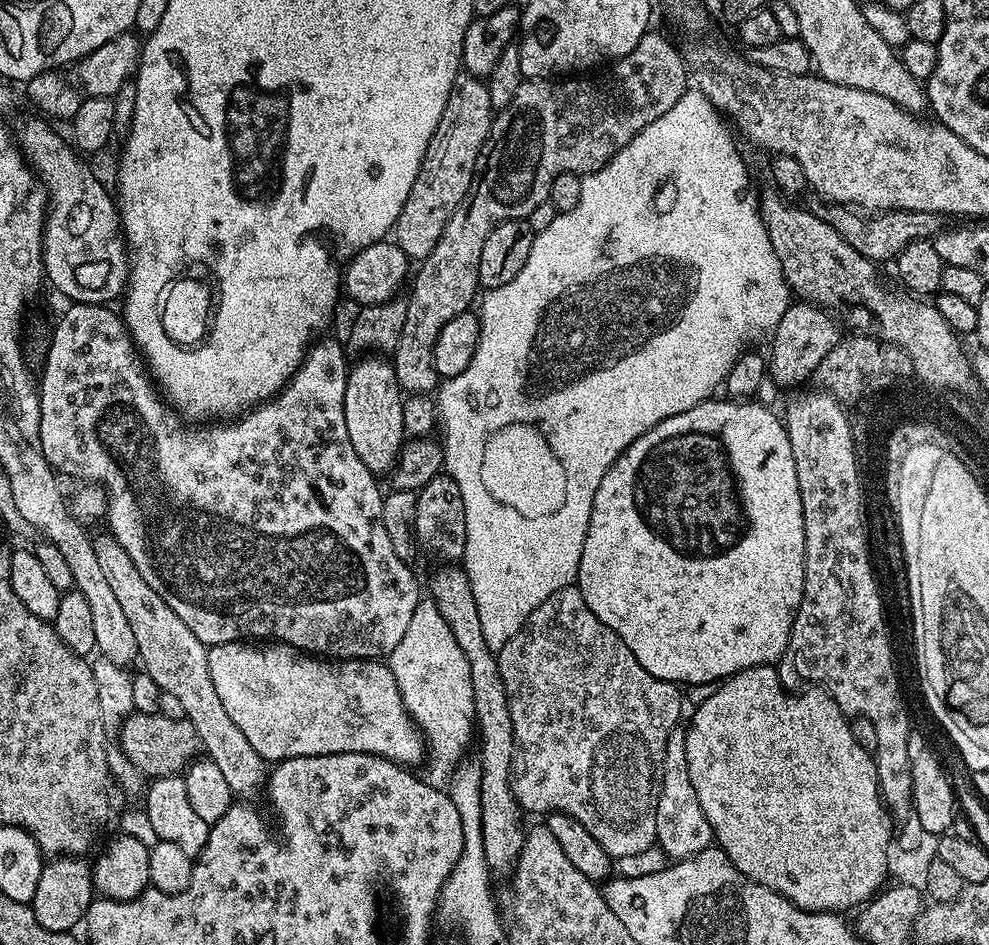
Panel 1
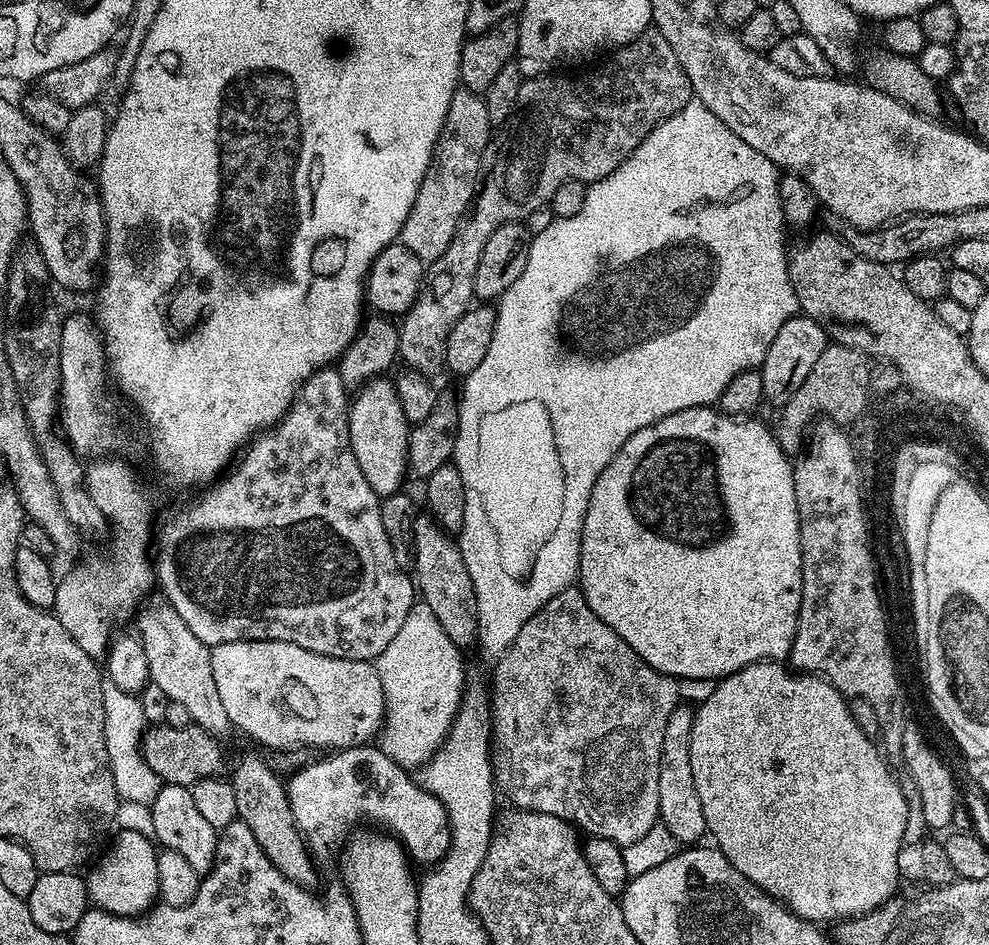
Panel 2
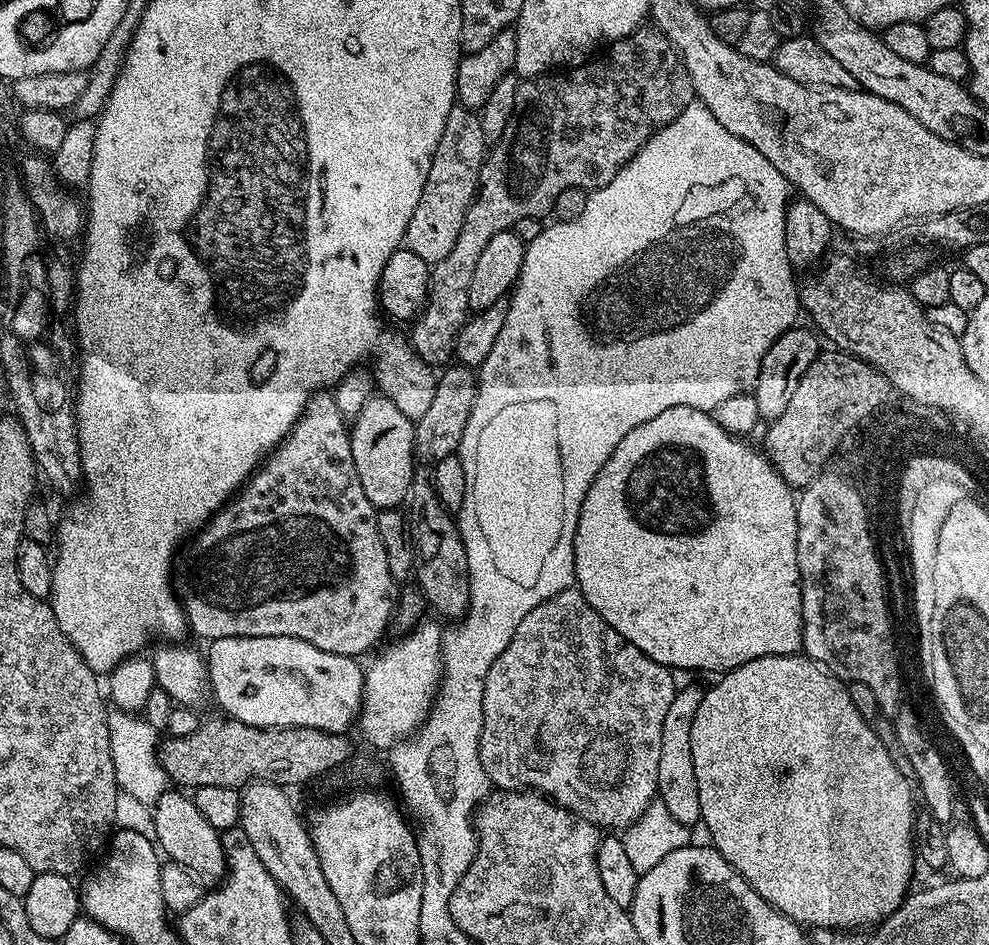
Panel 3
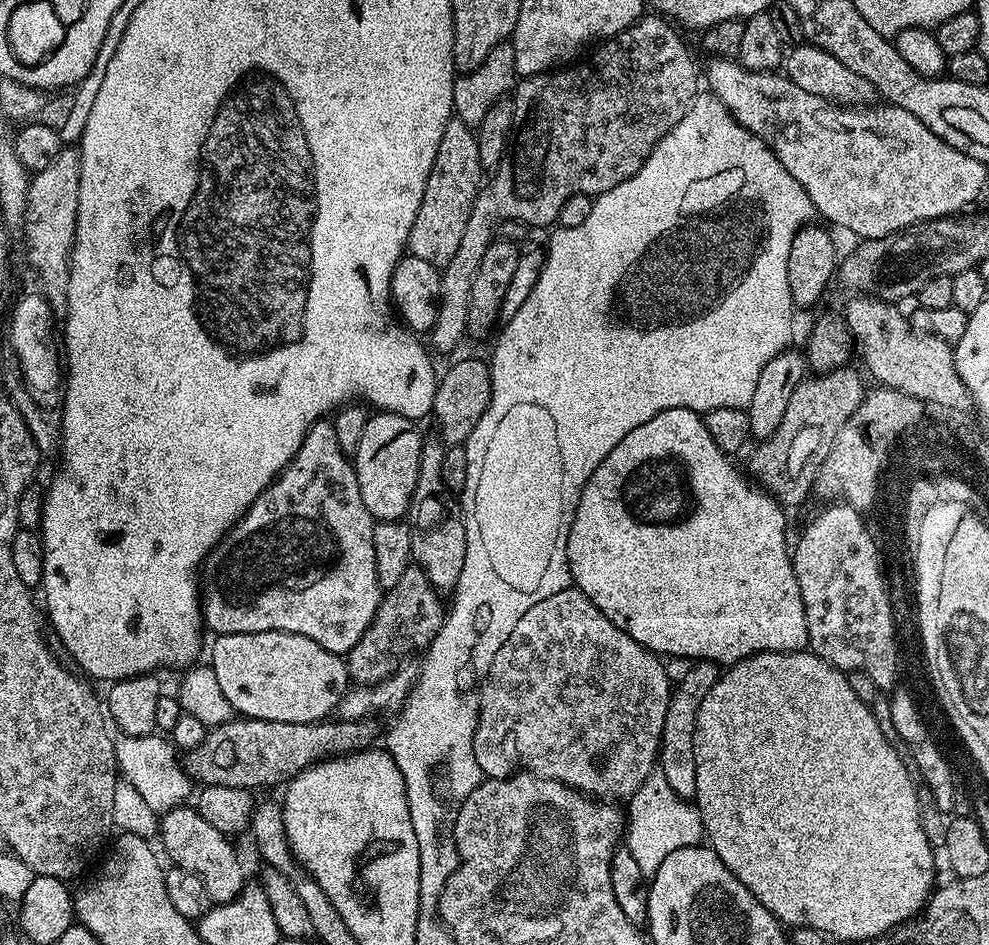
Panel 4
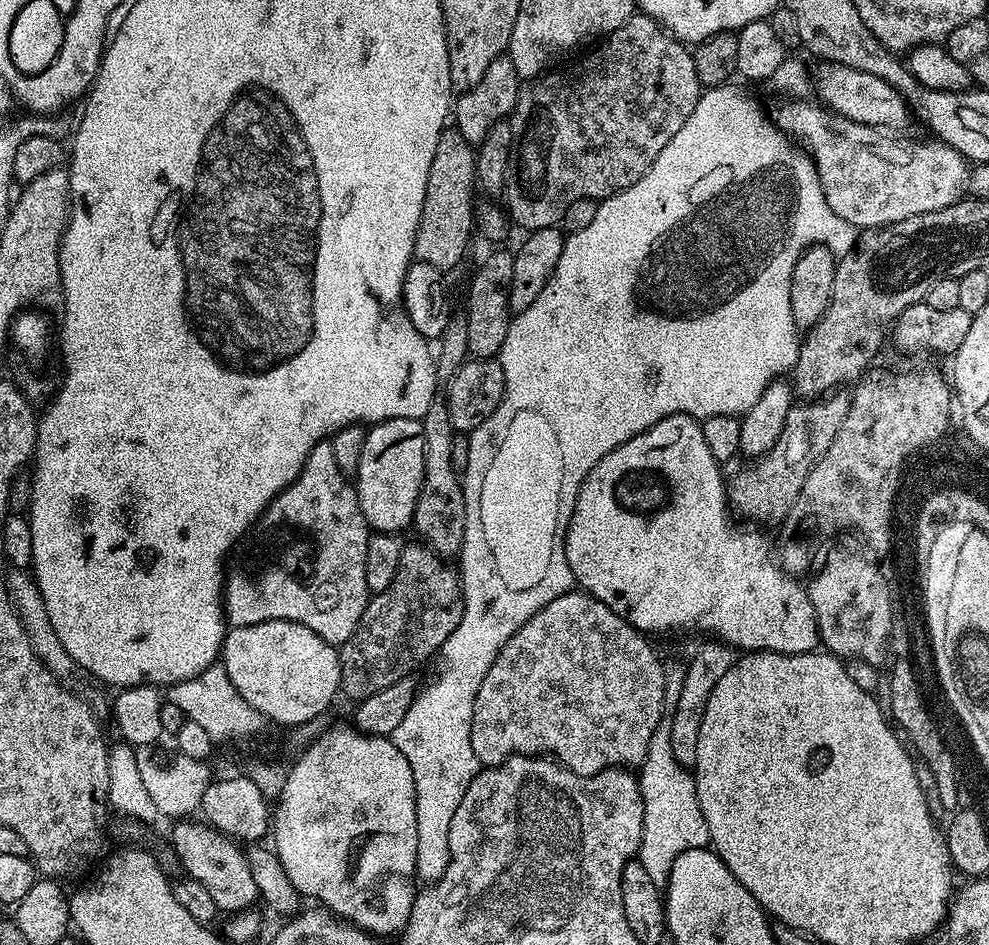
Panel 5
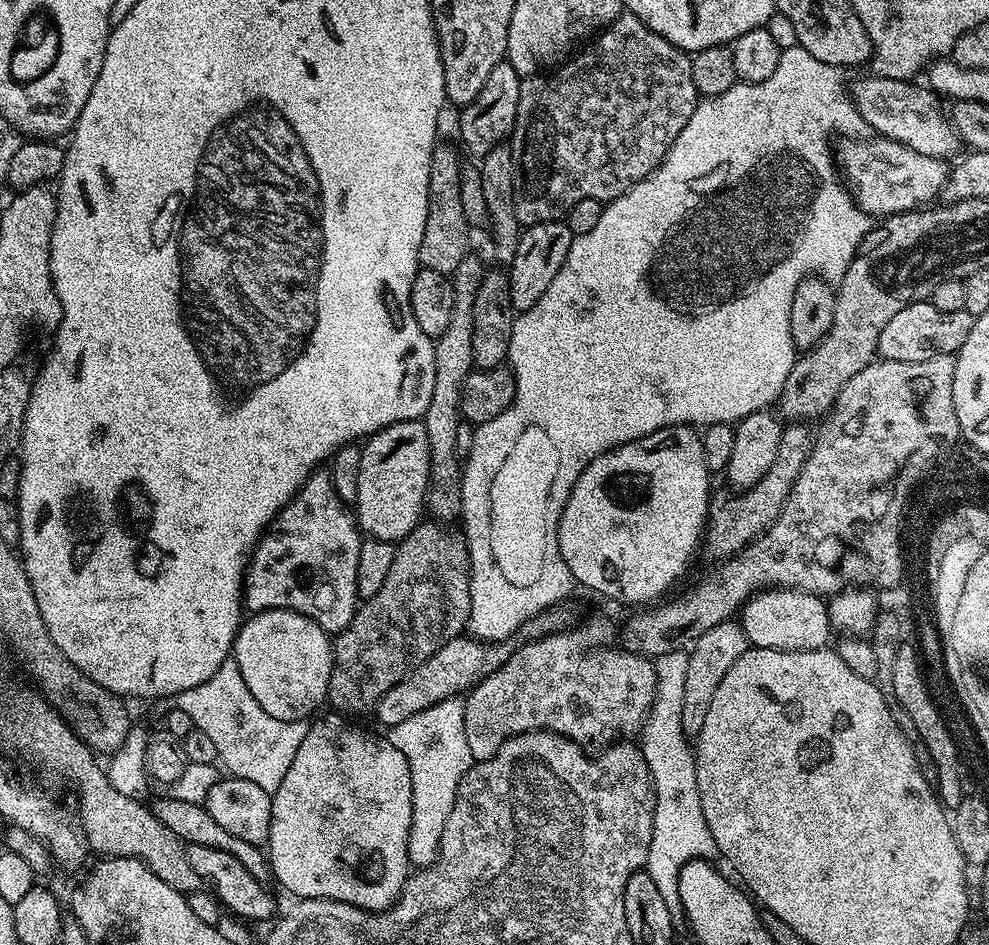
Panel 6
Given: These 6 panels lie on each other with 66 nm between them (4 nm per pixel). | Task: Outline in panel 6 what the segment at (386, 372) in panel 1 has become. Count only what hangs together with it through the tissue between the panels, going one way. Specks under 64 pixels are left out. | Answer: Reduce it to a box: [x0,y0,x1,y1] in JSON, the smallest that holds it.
[354,419,430,542]

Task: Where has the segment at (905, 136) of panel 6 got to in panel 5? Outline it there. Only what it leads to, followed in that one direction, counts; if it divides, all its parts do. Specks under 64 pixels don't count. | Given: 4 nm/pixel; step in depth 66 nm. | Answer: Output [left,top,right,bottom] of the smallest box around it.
[814,62,910,129]

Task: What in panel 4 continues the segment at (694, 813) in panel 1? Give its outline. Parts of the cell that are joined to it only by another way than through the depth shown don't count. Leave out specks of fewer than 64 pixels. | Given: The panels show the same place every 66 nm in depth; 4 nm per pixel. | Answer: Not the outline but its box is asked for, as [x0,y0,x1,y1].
[658,662,722,801]

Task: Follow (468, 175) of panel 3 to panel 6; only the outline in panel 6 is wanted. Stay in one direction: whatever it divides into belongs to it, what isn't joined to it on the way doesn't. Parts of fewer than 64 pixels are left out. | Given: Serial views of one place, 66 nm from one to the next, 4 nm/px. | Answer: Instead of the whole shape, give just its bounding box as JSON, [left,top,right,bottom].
[420,142,470,277]

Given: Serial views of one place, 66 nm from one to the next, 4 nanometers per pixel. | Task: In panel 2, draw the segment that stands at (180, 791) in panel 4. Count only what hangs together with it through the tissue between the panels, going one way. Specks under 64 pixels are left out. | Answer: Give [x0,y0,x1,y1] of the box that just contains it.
[103,681,162,804]

